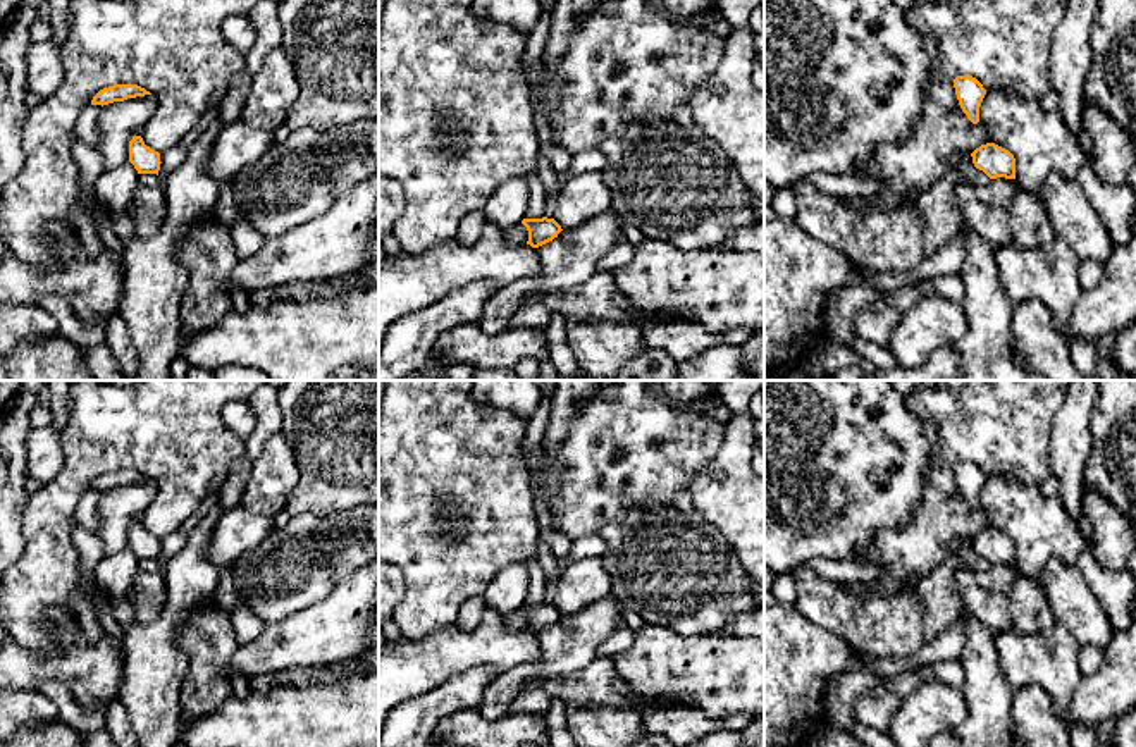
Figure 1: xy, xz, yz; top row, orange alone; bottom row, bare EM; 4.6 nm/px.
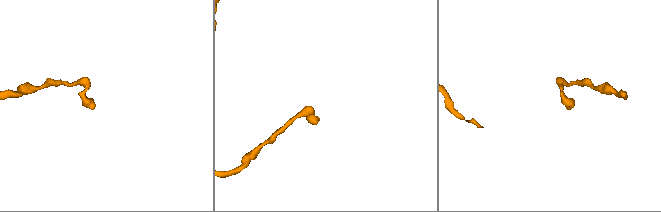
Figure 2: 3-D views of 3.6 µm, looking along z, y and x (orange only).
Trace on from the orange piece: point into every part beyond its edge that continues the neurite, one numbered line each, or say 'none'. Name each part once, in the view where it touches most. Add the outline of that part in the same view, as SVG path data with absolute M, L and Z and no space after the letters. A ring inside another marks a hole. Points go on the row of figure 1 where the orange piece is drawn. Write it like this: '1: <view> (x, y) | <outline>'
none

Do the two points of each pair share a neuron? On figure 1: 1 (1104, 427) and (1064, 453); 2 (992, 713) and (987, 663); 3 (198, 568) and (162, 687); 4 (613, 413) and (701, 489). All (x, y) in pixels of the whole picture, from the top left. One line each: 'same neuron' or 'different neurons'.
1: different neurons
2: same neuron
3: same neuron
4: different neurons

